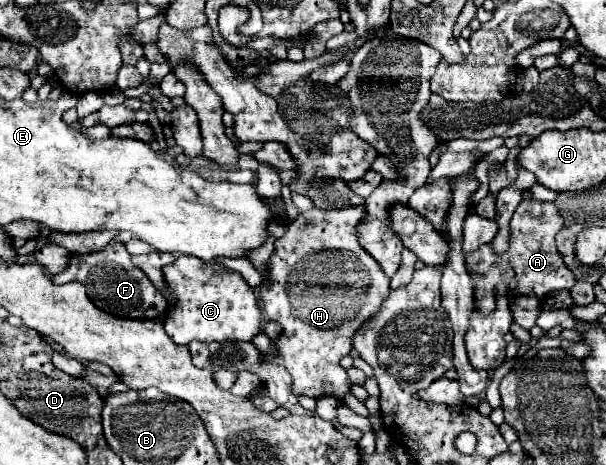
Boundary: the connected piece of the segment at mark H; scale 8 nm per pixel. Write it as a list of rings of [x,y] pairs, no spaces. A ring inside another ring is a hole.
[[[364,207],[346,209],[312,209],[290,223],[286,235],[276,241],[276,251],[270,259],[270,283],[260,285],[260,299],[266,309],[268,319],[282,325],[282,335],[274,341],[280,357],[264,357],[272,363],[282,363],[294,379],[294,395],[324,397],[332,395],[338,401],[350,391],[350,381],[346,369],[340,367],[340,359],[352,351],[352,333],[356,327],[370,319],[380,309],[380,303],[388,297],[390,279],[384,275],[382,267],[356,243],[356,223],[364,217]]]

